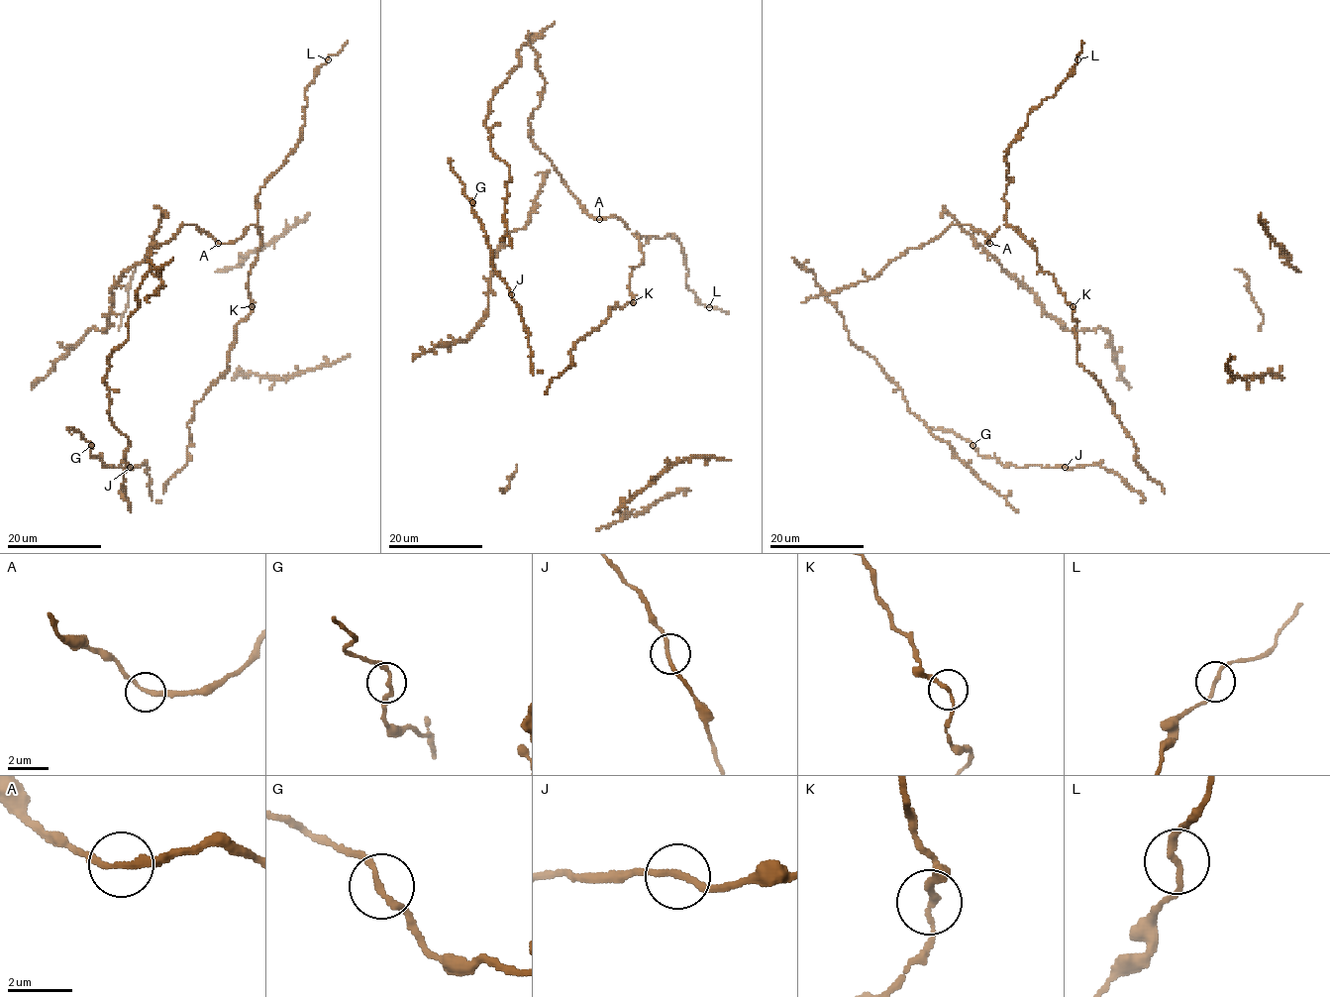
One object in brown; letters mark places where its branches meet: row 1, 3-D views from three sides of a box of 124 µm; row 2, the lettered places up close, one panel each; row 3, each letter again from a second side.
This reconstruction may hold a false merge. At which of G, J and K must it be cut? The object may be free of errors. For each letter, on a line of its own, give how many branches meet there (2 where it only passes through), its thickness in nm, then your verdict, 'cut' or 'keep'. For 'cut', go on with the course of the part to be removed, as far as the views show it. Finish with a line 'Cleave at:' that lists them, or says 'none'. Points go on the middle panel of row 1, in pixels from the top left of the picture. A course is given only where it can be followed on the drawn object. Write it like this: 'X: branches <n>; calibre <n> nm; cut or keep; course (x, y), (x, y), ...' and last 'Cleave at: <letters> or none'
G: branches 2; calibre 190 nm; keep
J: branches 2; calibre 180 nm; keep
K: branches 2; calibre 180 nm; keep
Cleave at: none

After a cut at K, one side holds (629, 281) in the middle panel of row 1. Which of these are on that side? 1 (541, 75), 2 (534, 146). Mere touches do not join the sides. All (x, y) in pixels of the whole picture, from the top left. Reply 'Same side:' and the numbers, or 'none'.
Same side: 1, 2

